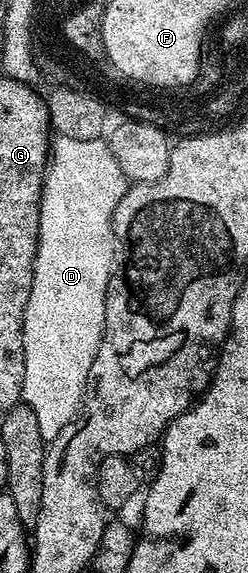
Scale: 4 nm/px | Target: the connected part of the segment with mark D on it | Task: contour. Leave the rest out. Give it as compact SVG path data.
M54 134L49 149L49 161L45 168L45 183L41 187L41 236L37 239L37 261L33 264L33 284L31 293L27 297L27 309L23 317L23 353L25 364L23 365L23 385L21 397L29 406L31 413L39 421L39 433L47 441L59 437L59 433L77 415L81 407L81 400L85 398L85 384L89 382L89 370L91 361L95 361L95 353L101 344L101 335L105 331L105 290L109 284L109 277L119 258L117 239L113 235L113 211L117 203L124 197L127 190L127 180L123 169L119 169L119 161L111 153L108 142L104 138L91 141L75 141L75 137L63 137Z

